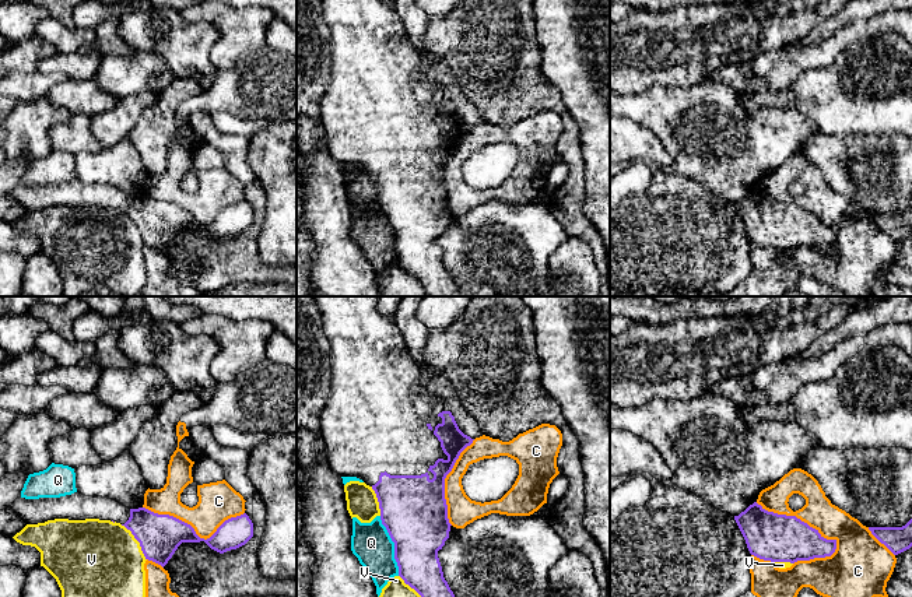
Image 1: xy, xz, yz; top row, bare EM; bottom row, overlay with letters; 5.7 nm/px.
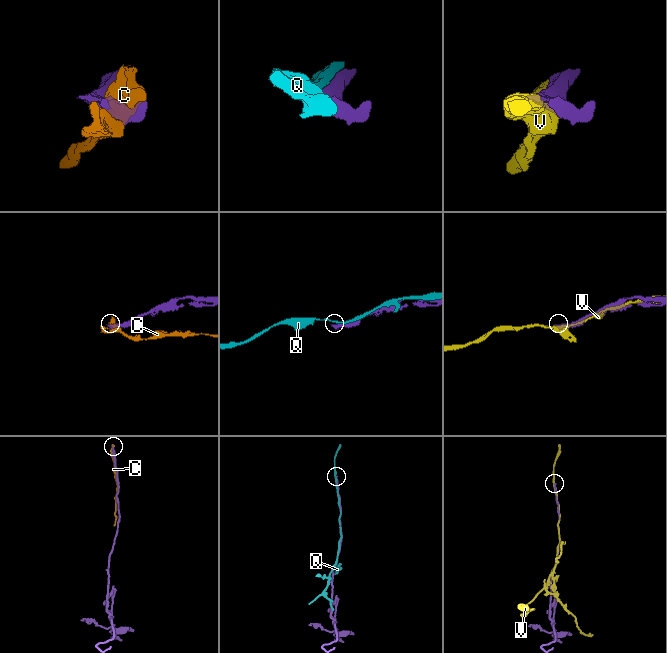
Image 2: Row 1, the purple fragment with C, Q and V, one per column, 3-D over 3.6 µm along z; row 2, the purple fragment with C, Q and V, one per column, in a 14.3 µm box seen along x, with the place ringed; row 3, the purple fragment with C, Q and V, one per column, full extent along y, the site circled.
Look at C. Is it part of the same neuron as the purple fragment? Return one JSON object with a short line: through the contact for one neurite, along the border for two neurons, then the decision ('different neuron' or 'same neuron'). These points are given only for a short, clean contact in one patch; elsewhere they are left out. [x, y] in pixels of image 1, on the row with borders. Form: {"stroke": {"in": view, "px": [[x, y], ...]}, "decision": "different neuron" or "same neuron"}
{"decision": "different neuron"}

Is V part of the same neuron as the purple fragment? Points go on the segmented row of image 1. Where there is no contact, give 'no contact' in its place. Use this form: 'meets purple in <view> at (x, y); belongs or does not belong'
meets purple in xy at (137, 540); does not belong

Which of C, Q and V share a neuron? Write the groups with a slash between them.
C / Q / V

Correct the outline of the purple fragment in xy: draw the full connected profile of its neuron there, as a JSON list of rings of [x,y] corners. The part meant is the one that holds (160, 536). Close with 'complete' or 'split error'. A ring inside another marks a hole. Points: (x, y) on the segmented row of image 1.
[[[74,492],[71,495],[60,498],[25,499],[20,496],[14,501],[11,509],[27,524],[38,524],[55,519],[99,519],[111,522],[113,520],[131,531],[134,538],[140,542],[145,559],[152,561],[161,565],[162,568],[168,563],[168,561],[172,558],[172,555],[182,542],[204,541],[211,549],[224,554],[227,551],[236,549],[245,545],[253,537],[253,523],[246,513],[225,520],[210,538],[204,540],[196,534],[194,528],[190,524],[173,516],[158,515],[145,508],[129,509],[113,499],[102,496],[85,496],[80,492]]]; split error

